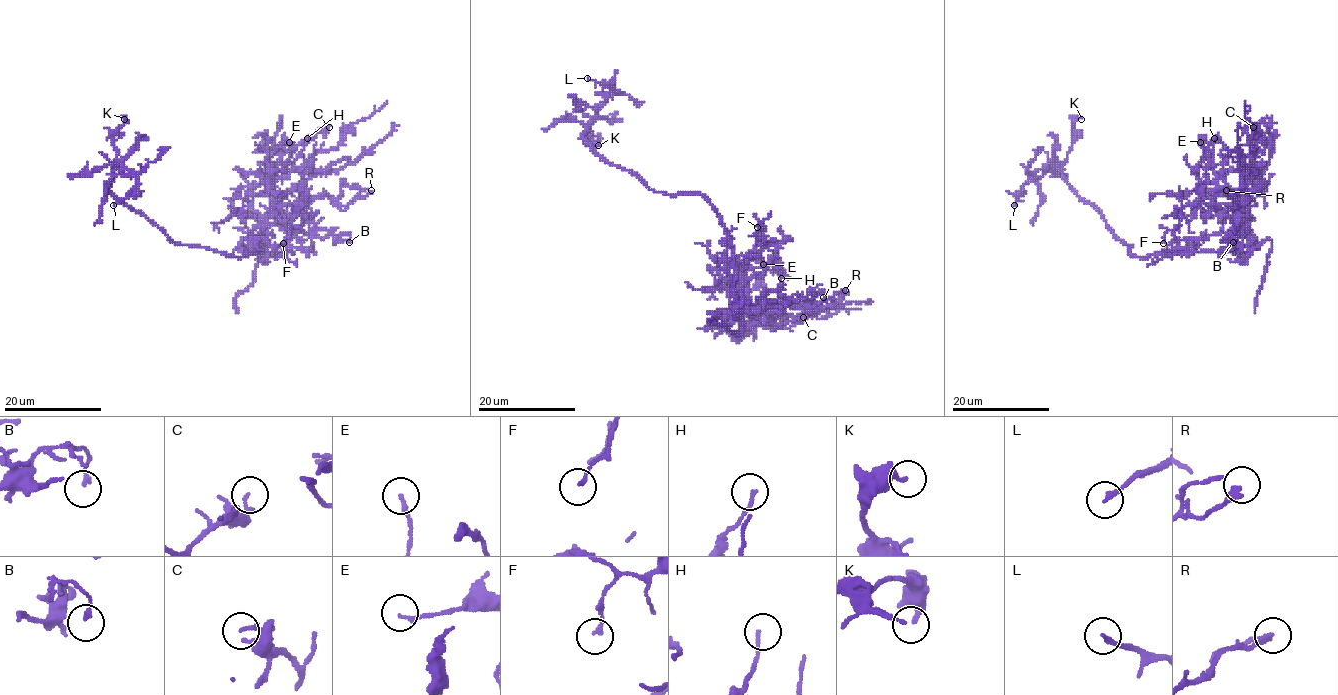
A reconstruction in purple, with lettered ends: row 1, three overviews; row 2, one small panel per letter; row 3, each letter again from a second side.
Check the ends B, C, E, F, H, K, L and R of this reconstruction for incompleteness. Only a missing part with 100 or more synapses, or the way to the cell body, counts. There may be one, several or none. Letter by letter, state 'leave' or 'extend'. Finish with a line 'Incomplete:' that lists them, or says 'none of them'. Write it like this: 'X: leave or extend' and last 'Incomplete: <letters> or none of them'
B: leave
C: leave
E: leave
F: leave
H: leave
K: leave
L: leave
R: leave
Incomplete: none of them

